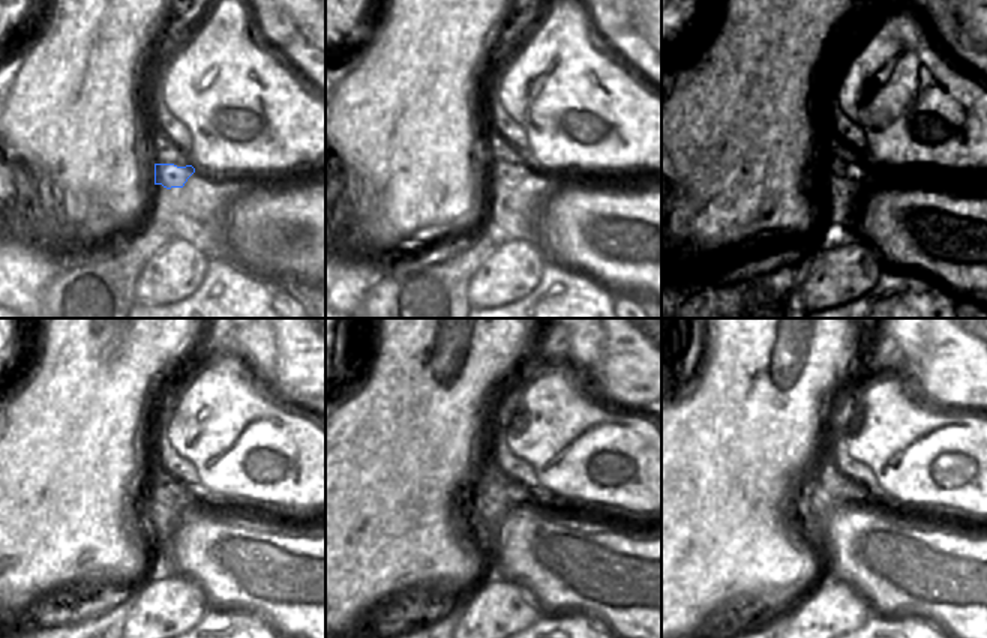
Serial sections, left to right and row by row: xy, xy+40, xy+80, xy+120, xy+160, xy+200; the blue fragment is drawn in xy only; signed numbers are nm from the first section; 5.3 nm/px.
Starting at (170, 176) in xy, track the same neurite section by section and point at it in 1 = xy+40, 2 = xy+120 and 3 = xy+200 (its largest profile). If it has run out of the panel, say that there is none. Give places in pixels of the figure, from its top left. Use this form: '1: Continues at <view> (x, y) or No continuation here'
1: Continues at xy+40 (503, 171)
2: Continues at xy+120 (185, 496)
3: Continues at xy+200 (848, 491).

